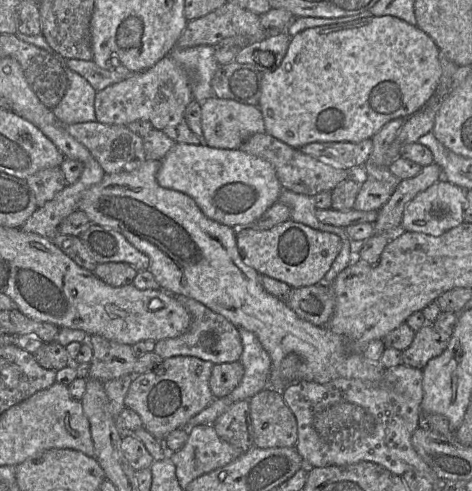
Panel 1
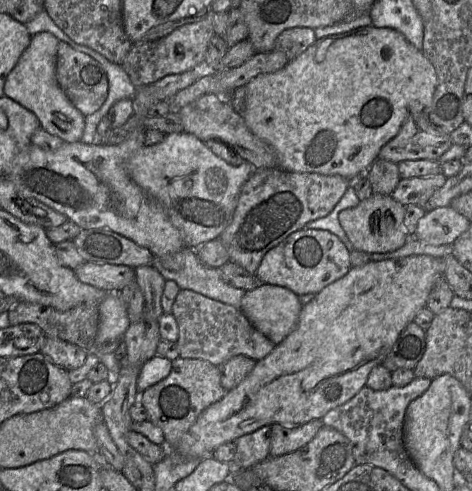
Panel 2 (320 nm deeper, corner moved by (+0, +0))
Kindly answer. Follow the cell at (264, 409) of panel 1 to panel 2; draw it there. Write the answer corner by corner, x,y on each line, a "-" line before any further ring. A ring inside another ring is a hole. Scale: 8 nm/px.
313,419
296,426
279,423
271,425
270,456
277,457
302,448
316,436
323,426
325,425
321,419

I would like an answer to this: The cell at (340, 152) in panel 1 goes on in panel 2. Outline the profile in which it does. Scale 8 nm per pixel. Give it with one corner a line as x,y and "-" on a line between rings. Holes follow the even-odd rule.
424,111
411,115
403,123
398,134
381,148
378,159
395,163
419,159
438,161
452,145
450,135
437,131

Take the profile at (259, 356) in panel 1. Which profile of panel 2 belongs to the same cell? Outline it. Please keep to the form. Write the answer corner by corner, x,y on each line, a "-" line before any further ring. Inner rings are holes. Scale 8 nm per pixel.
192,248
162,257
154,257
153,267
165,278
173,280
180,289
193,290
211,299
240,309
246,291
227,284
219,268
204,265

